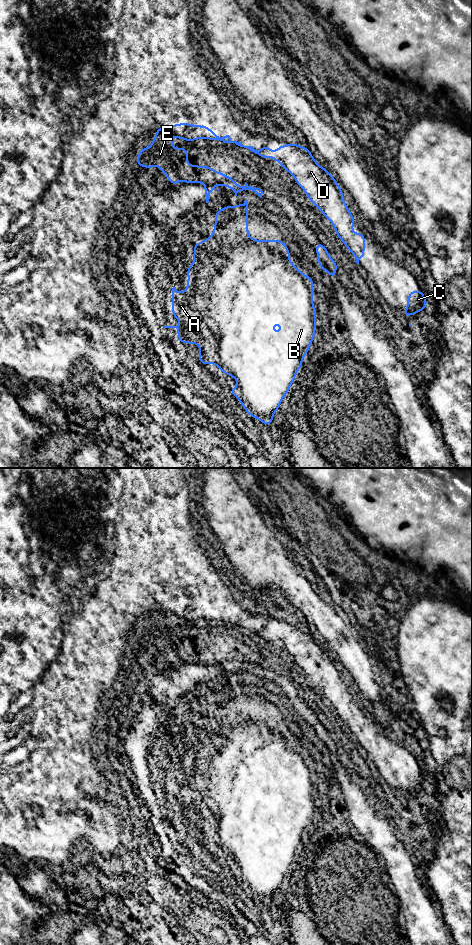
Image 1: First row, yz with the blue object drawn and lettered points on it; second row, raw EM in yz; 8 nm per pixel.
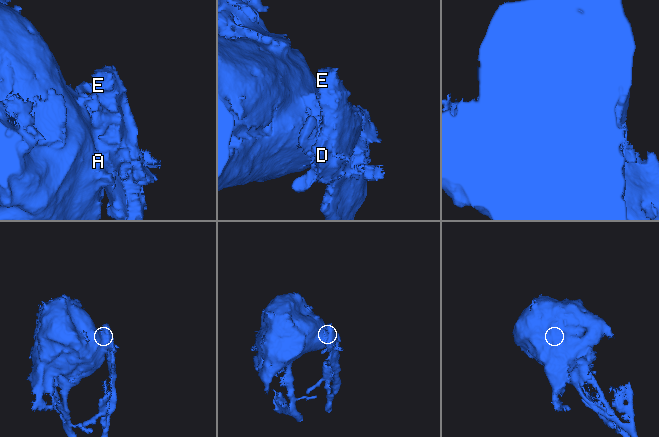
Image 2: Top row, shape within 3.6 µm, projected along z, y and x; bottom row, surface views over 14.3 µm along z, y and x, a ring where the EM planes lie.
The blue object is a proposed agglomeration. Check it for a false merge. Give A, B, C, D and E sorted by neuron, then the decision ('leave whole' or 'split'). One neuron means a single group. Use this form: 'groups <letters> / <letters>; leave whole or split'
groups A B / C D E; split

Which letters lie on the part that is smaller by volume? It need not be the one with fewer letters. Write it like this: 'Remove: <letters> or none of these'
Remove: C, D, E

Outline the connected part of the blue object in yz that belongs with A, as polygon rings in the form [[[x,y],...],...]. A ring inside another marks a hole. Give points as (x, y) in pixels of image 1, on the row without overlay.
[[[251,718],[238,725],[235,730],[241,732],[240,736],[218,757],[196,745],[188,746],[187,770],[178,772],[174,766],[171,770],[174,801],[180,796],[181,804],[163,807],[176,808],[180,823],[199,824],[198,841],[204,845],[215,843],[220,851],[233,856],[238,866],[229,868],[230,873],[242,883],[251,897],[271,906],[273,894],[289,872],[296,852],[302,848],[303,837],[308,833],[315,815],[317,797],[312,780],[313,759],[302,754],[284,736],[273,734],[256,721]],[[273,803],[281,805],[282,811],[273,812]]]

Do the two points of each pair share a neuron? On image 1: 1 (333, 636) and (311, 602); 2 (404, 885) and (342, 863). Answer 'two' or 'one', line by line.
1: two
2: one

